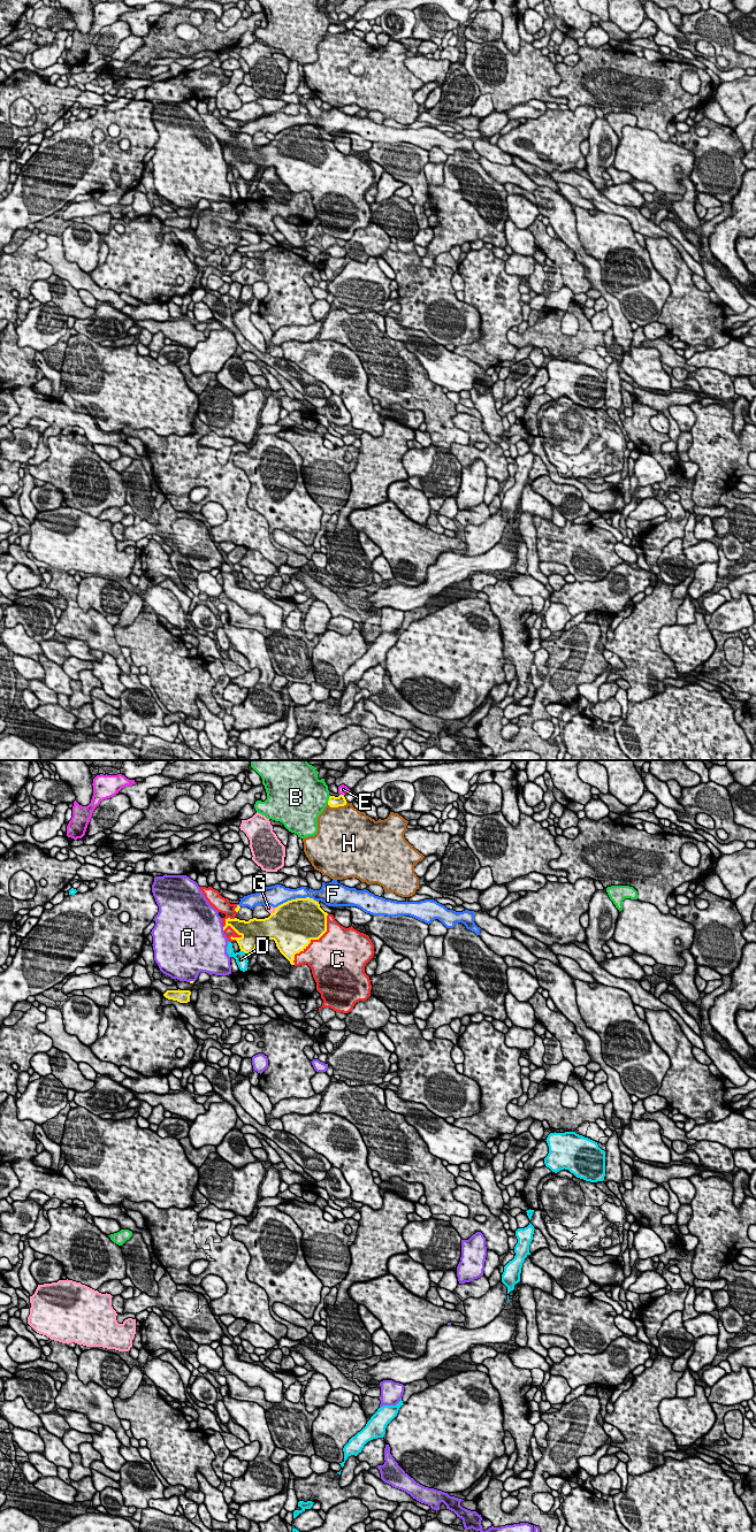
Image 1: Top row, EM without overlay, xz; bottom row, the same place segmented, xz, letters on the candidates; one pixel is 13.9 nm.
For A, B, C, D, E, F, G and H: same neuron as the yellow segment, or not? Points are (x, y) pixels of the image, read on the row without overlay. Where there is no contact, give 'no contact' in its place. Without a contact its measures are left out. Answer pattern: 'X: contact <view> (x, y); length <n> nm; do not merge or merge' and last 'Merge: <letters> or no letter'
A: contact xz (223, 155); length 50 nm; do not merge
B: contact xz (329, 27); length 120 nm; do not merge
C: contact xz (314, 166); length 850 nm; merge
D: contact xz (243, 177); length 90 nm; do not merge
E: contact xz (342, 22); length 70 nm; do not merge
F: contact xz (296, 125); length 600 nm; do not merge
G: contact xz (275, 138); length 120 nm; do not merge
H: contact xz (336, 33); length 280 nm; do not merge
Merge: C

